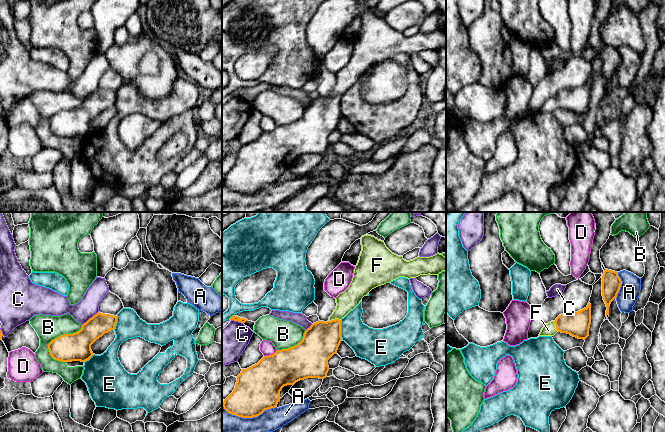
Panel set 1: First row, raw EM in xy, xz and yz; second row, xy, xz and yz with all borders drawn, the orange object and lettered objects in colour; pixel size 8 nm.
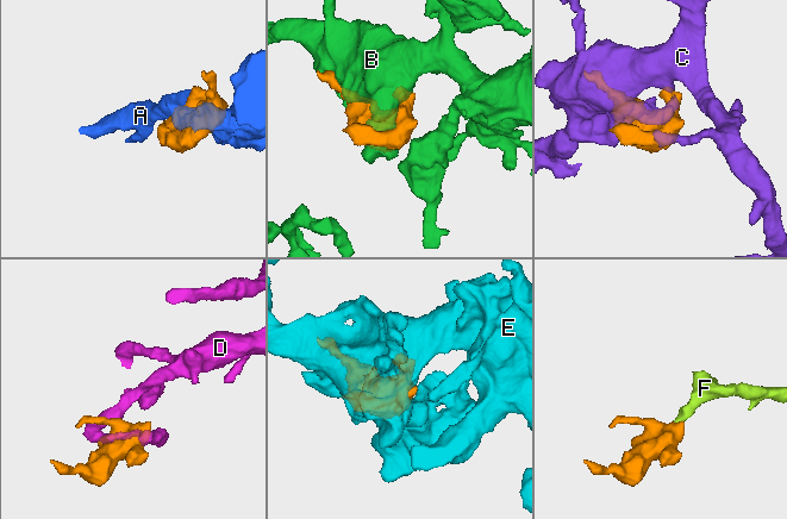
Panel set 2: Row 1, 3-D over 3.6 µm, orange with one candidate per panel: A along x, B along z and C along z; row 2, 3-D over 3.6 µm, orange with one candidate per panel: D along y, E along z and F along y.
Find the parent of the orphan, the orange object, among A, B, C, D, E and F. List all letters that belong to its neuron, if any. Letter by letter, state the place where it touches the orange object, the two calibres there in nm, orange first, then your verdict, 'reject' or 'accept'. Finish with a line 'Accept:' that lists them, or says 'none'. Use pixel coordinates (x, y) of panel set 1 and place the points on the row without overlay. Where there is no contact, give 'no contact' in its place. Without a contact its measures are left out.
A: xz (248, 193) | 360/360 nm | reject
B: xy (59, 112) | 220/200 nm | reject
C: xy (90, 94) | 220/170 nm | reject
D: xz (270, 131) | 320/110 nm | reject
E: xz (340, 106) | 300/260 nm | reject
F: xz (335, 95) | 300/160 nm | accept
Accept: F

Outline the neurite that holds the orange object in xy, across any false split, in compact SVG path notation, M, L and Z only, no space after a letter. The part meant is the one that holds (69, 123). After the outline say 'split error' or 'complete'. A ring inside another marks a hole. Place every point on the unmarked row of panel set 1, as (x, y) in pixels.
M98 88L73 110L64 110L48 120L53 135L62 138L89 136L94 130L91 121L105 109L115 105L117 92Z; complete

